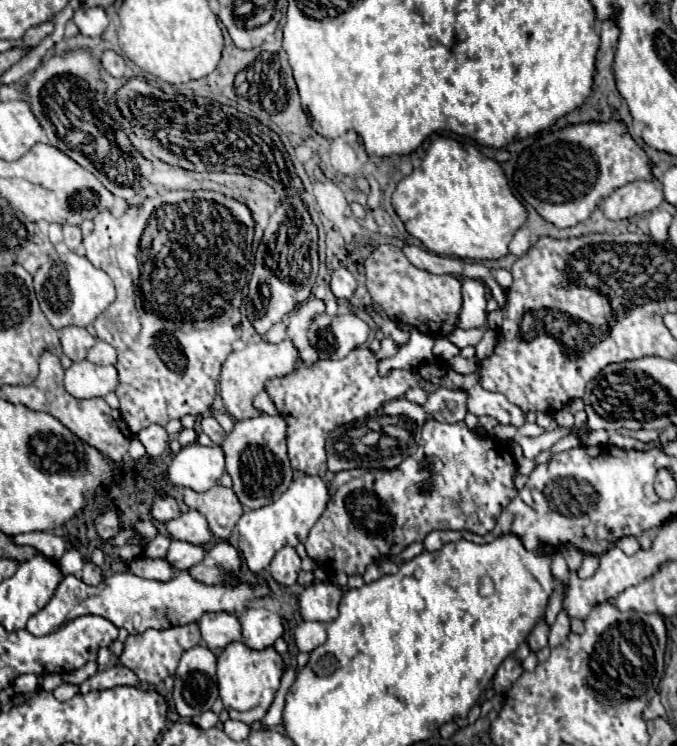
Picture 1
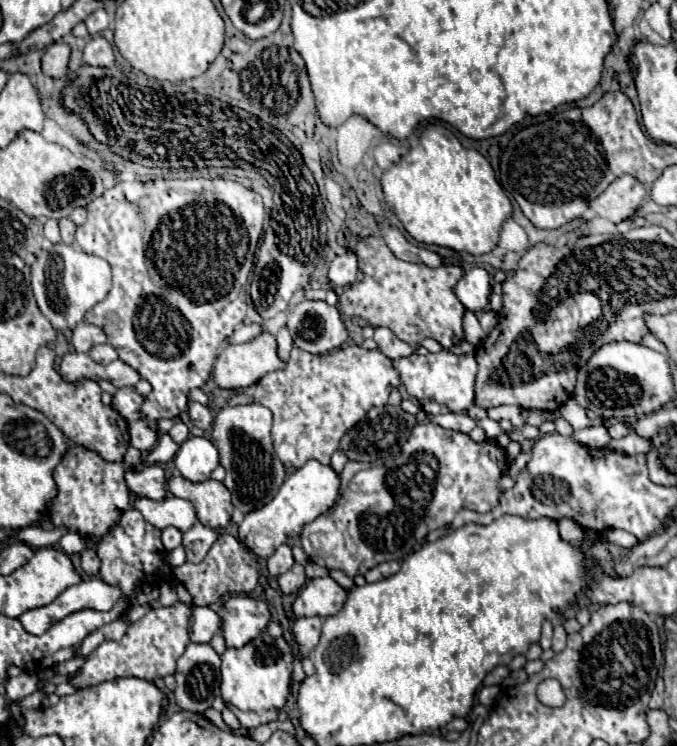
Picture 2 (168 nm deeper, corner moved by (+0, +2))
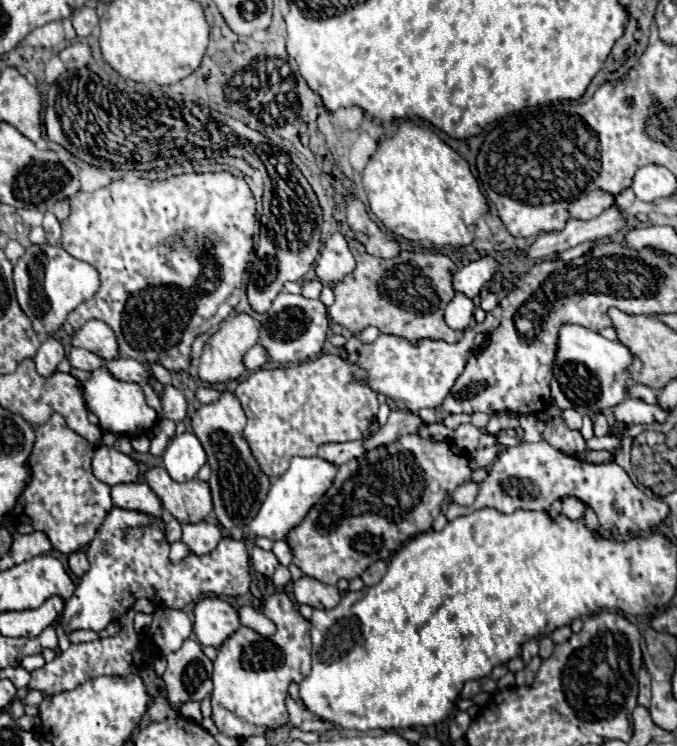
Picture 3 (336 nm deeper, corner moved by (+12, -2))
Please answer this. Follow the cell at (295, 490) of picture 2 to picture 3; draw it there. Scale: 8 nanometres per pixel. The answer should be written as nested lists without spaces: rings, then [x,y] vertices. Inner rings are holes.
[[[308,456],[308,458],[292,458],[290,468],[286,470],[286,474],[278,476],[272,486],[270,492],[260,508],[260,512],[256,514],[256,518],[248,524],[248,532],[250,538],[258,538],[264,536],[268,540],[282,540],[286,538],[286,534],[300,524],[300,520],[304,520],[304,516],[308,514],[308,510],[316,504],[316,500],[320,500],[320,496],[324,496],[324,492],[332,486],[332,480],[338,472],[338,466],[322,460],[318,456]]]

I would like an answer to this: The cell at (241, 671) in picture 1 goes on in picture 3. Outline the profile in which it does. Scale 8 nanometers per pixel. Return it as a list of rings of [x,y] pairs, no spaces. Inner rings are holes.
[[[274,592],[258,608],[276,624],[272,636],[260,636],[258,632],[240,626],[220,648],[214,660],[214,690],[212,702],[218,702],[238,718],[262,726],[268,730],[278,730],[290,722],[286,710],[286,694],[290,682],[302,682],[310,674],[310,622],[304,620],[294,606],[294,602],[284,592]]]

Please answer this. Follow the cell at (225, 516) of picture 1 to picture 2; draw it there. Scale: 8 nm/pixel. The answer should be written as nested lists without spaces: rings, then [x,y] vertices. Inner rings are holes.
[[[174,476],[168,480],[168,492],[172,492],[178,498],[190,500],[196,506],[198,520],[212,530],[218,530],[218,528],[222,530],[232,520],[234,506],[230,500],[230,492],[218,480],[192,484],[182,476]]]

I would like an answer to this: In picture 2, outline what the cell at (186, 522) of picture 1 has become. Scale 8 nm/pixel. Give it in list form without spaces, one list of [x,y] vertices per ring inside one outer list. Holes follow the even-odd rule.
[[[172,494],[166,496],[166,500],[162,502],[154,502],[154,500],[144,500],[144,498],[136,498],[134,506],[142,512],[142,516],[156,528],[164,530],[168,526],[178,528],[180,532],[190,530],[196,522],[196,510],[194,504],[182,498],[176,498]]]

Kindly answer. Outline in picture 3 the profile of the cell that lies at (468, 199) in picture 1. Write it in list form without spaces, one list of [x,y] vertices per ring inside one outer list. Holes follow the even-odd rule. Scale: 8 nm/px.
[[[402,120],[394,136],[378,142],[376,152],[362,172],[362,184],[370,210],[386,226],[386,230],[408,240],[428,240],[436,246],[470,244],[474,240],[476,220],[488,210],[486,198],[480,192],[480,186],[472,176],[468,162],[446,142],[442,142],[428,126],[414,120]]]

